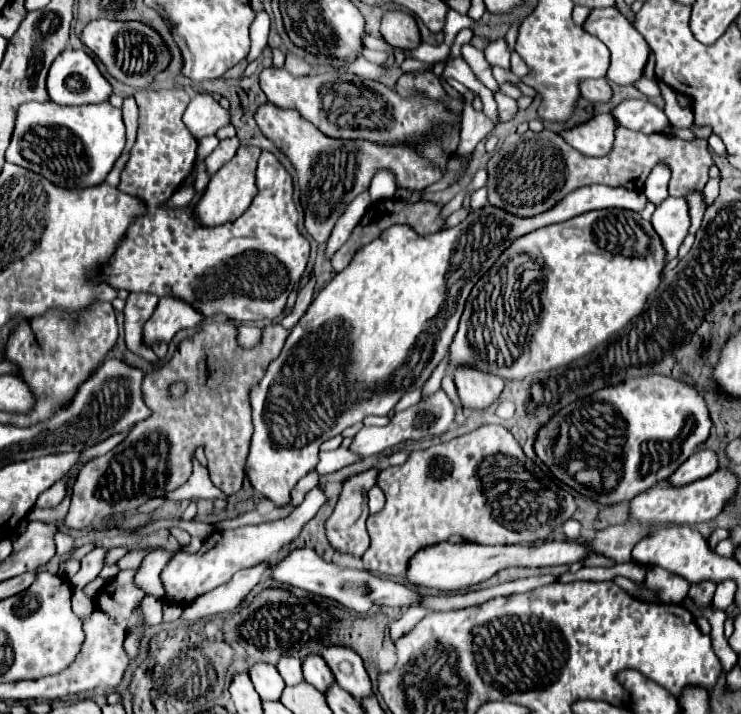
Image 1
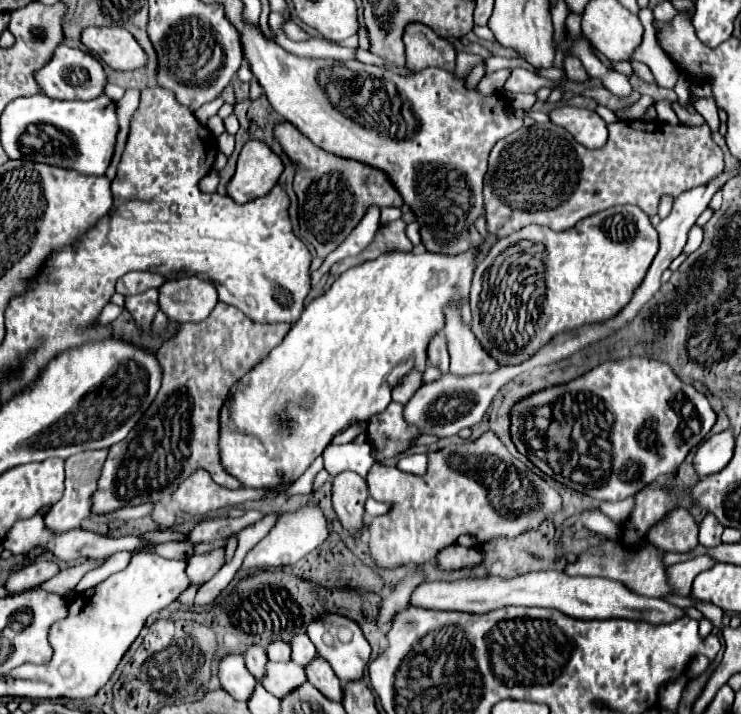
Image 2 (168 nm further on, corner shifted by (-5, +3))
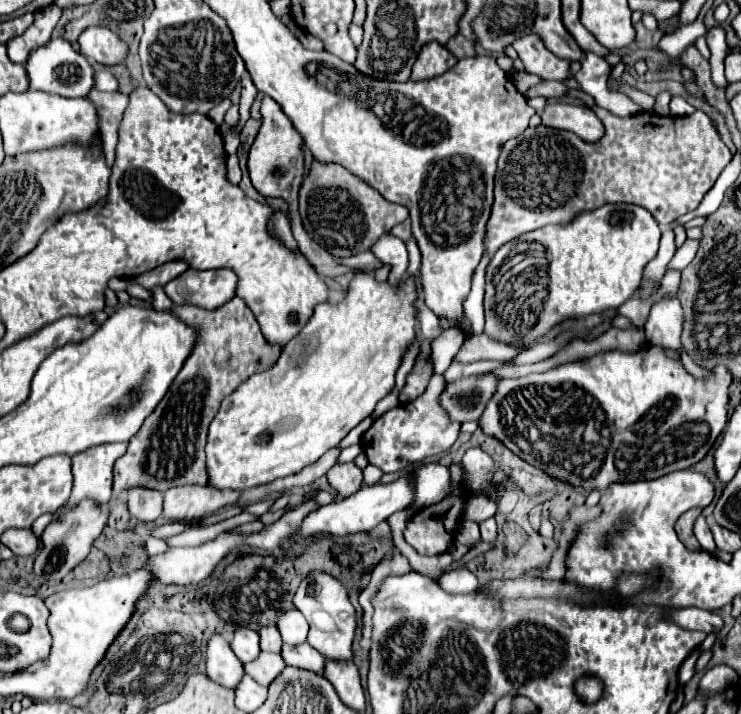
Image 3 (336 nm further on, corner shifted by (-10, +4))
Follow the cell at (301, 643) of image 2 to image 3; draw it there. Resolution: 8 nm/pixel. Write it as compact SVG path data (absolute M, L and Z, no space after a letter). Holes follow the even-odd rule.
M290 609L286 611L284 617L280 617L278 621L278 629L282 633L282 639L286 645L302 645L308 639L308 623L304 619L304 615L298 609Z

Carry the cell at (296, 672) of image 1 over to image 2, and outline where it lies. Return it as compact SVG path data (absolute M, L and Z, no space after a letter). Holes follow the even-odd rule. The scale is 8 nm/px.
M269 642L267 650L267 658L275 660L275 662L287 662L291 660L291 648L285 642Z

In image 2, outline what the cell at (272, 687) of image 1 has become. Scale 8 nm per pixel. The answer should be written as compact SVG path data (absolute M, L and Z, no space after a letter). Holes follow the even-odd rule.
M249 646L249 648L243 652L243 658L245 658L247 670L249 670L255 678L261 678L263 672L265 672L265 664L267 664L265 648L263 648L263 646Z

